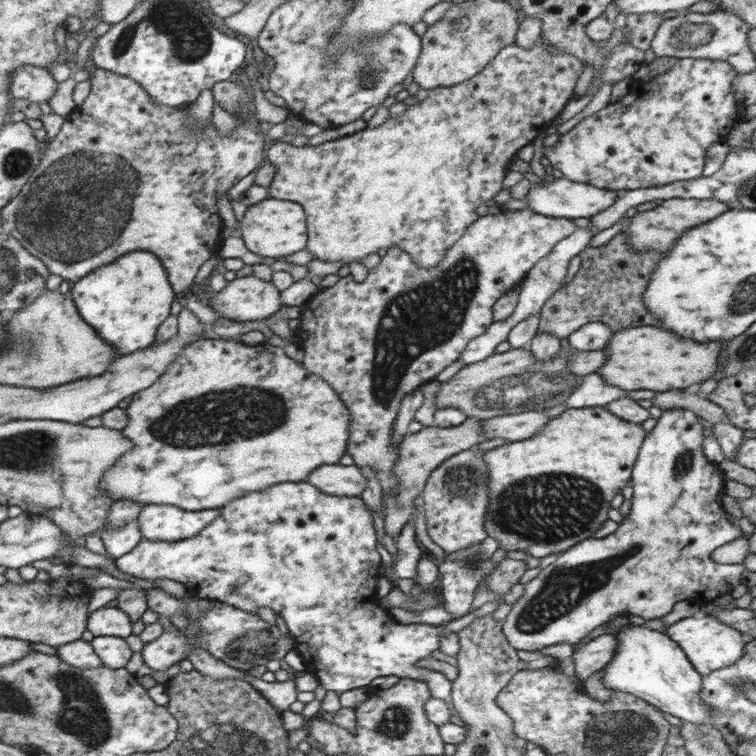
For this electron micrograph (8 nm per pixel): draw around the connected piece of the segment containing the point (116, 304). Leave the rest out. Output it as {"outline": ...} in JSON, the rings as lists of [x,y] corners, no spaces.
{"outline":[[[153,252],[127,254],[121,262],[113,262],[113,266],[105,266],[105,270],[97,269],[72,288],[72,298],[81,316],[99,330],[98,334],[114,346],[119,356],[149,347],[159,326],[171,314],[171,304],[178,294],[163,264]]]}

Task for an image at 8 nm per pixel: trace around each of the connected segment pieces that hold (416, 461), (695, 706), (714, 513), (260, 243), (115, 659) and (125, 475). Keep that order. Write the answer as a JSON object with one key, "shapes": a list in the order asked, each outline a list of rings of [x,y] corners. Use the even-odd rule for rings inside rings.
{"shapes":[[[[466,416],[463,423],[454,427],[422,427],[415,433],[407,433],[398,444],[398,457],[393,465],[392,473],[396,478],[396,486],[388,494],[382,494],[382,512],[384,520],[385,535],[391,537],[393,542],[398,538],[398,534],[406,524],[414,506],[411,502],[413,498],[420,494],[428,477],[437,465],[441,465],[443,460],[471,449],[474,445],[479,445],[486,438],[482,434],[481,420],[475,417]]],[[[633,626],[615,634],[616,649],[613,658],[599,670],[603,688],[629,693],[644,699],[661,712],[667,712],[679,720],[704,724],[712,721],[709,706],[702,702],[703,680],[688,661],[681,646],[660,631],[645,626]]],[[[687,409],[661,411],[655,421],[633,465],[630,509],[613,534],[599,539],[587,538],[558,554],[555,562],[545,566],[523,586],[523,594],[510,606],[507,617],[501,622],[508,642],[517,650],[538,651],[560,642],[579,643],[583,636],[615,616],[615,612],[625,617],[638,616],[645,621],[661,619],[676,602],[691,601],[698,596],[706,604],[739,584],[743,572],[741,564],[715,564],[709,558],[717,546],[739,538],[741,530],[737,522],[729,524],[721,510],[719,494],[724,478],[717,466],[705,460],[701,449],[701,442],[708,434],[707,424]]],[[[267,197],[245,209],[239,234],[249,252],[264,257],[266,262],[277,260],[277,256],[289,256],[308,242],[308,236],[305,236],[305,215],[299,203]]],[[[113,635],[97,636],[91,643],[103,664],[114,670],[125,668],[133,656],[134,650],[129,646],[126,638]]],[[[234,338],[230,340],[203,339],[181,351],[179,357],[172,362],[159,381],[133,396],[126,408],[130,421],[123,432],[136,446],[105,473],[104,480],[100,482],[101,488],[109,493],[116,502],[129,500],[143,503],[144,506],[173,505],[188,511],[220,509],[234,498],[267,489],[268,486],[279,484],[279,482],[305,480],[311,470],[315,470],[319,466],[337,463],[345,452],[345,444],[348,444],[348,437],[351,433],[352,416],[349,414],[348,407],[324,379],[311,374],[301,363],[287,358],[281,349],[282,347],[269,345],[266,342],[253,346],[245,345]]]]}

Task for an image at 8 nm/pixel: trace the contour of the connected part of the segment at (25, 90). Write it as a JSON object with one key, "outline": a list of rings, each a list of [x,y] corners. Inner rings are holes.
{"outline":[[[25,66],[17,69],[11,75],[11,89],[13,99],[27,99],[37,105],[49,102],[57,92],[57,80],[49,72],[49,68]]]}

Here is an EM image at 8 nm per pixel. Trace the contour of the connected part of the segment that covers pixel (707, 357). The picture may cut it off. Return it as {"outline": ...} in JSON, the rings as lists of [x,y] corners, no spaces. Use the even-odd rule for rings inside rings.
{"outline":[[[625,328],[613,334],[607,348],[603,349],[608,360],[600,366],[595,374],[608,385],[621,390],[688,390],[695,388],[707,378],[715,378],[717,358],[719,358],[719,342],[693,342],[677,338],[675,334],[661,328]]]}

